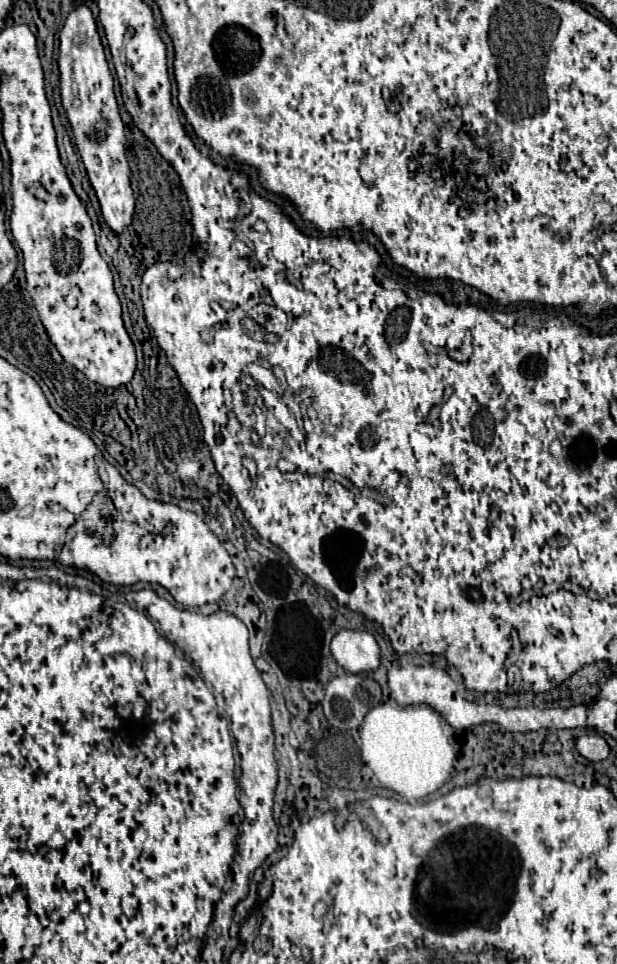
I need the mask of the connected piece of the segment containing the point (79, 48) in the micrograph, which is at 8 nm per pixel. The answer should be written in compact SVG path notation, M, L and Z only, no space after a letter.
M87 4L77 6L69 14L59 42L59 88L69 126L73 130L73 140L83 160L87 178L99 200L105 224L120 234L131 224L135 208L129 164L125 158L125 128L113 94L113 78L103 54L97 24Z

